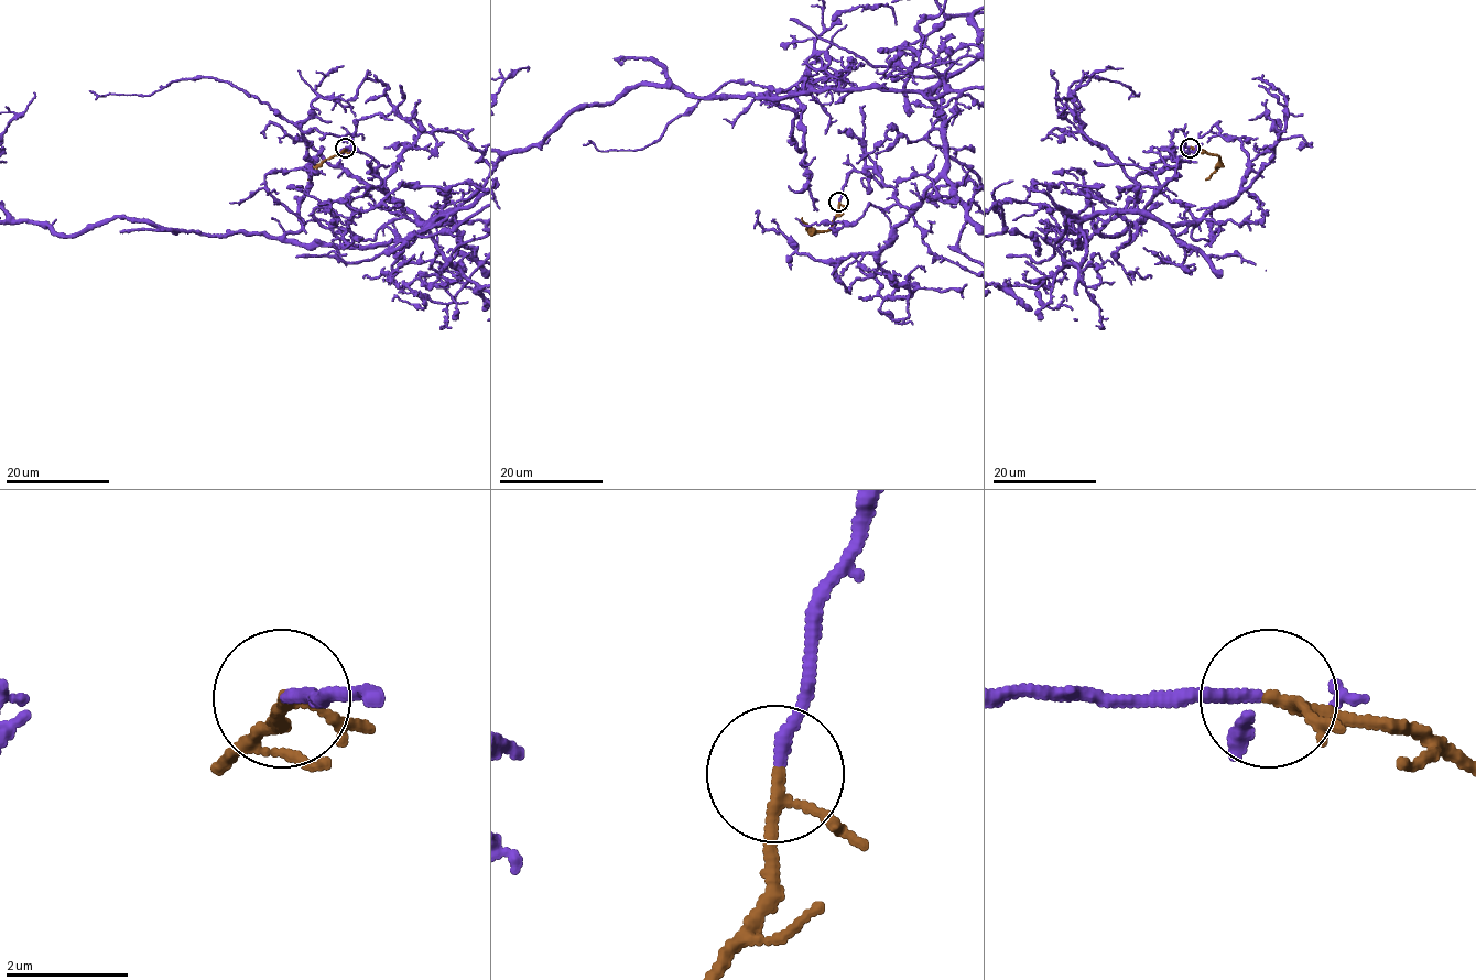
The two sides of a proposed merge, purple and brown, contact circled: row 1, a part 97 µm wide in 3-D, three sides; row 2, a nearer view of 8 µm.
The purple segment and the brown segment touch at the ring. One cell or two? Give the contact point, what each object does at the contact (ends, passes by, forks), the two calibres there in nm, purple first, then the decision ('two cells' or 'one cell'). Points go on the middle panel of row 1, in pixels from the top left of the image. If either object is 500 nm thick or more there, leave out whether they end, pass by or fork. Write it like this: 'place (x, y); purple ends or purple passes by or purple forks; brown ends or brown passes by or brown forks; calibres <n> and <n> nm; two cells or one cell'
place (838, 202); purple ends; brown passes by; calibres 190 and 160 nm; one cell

